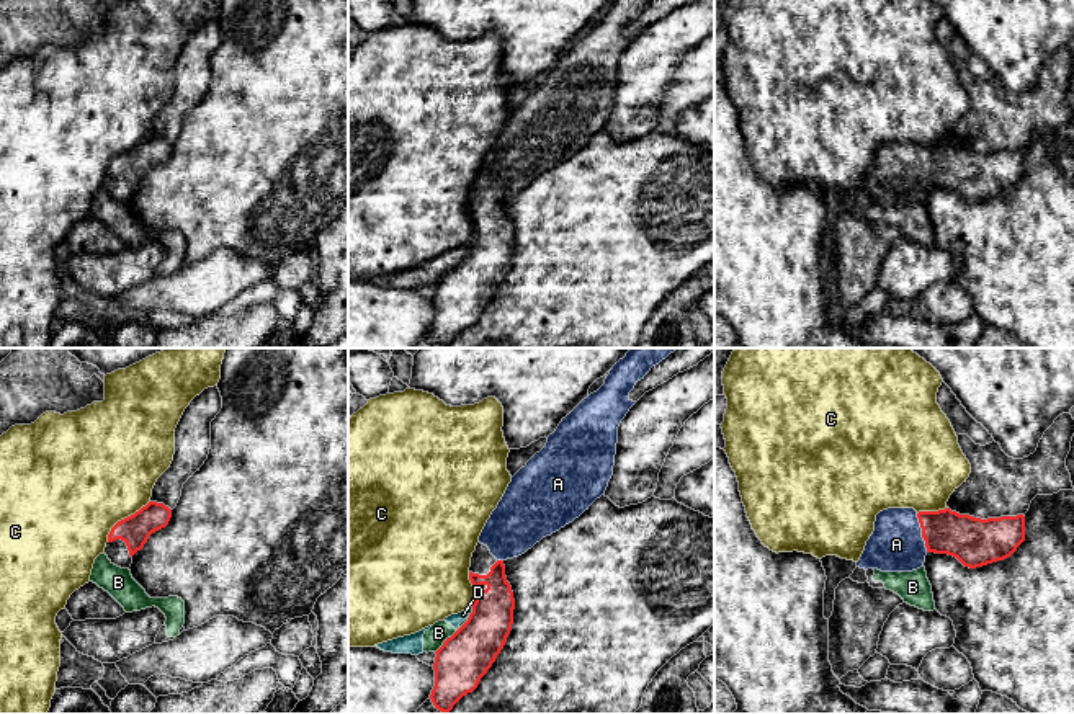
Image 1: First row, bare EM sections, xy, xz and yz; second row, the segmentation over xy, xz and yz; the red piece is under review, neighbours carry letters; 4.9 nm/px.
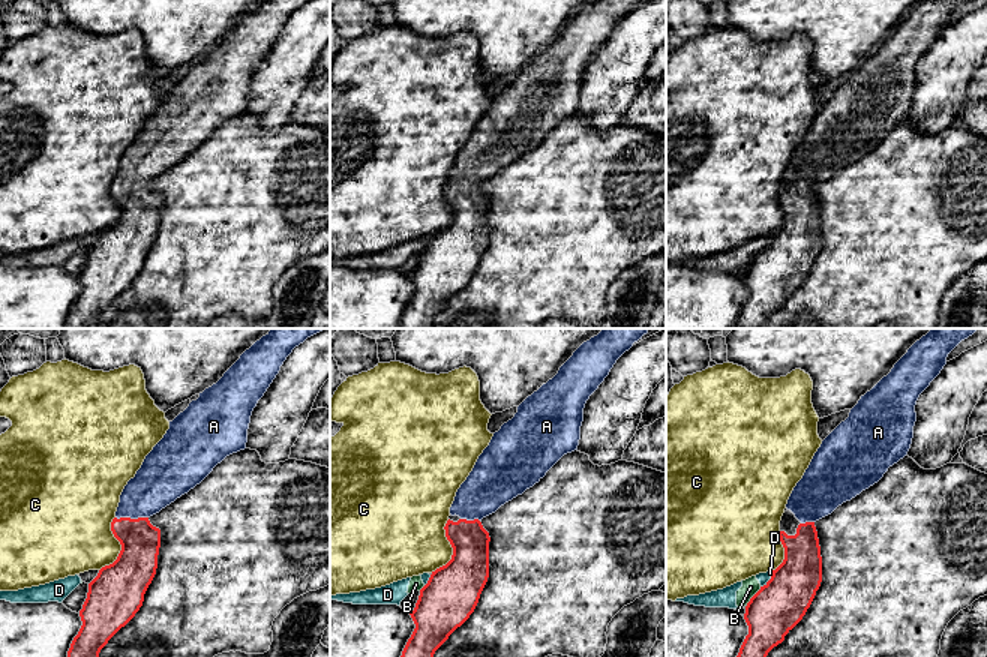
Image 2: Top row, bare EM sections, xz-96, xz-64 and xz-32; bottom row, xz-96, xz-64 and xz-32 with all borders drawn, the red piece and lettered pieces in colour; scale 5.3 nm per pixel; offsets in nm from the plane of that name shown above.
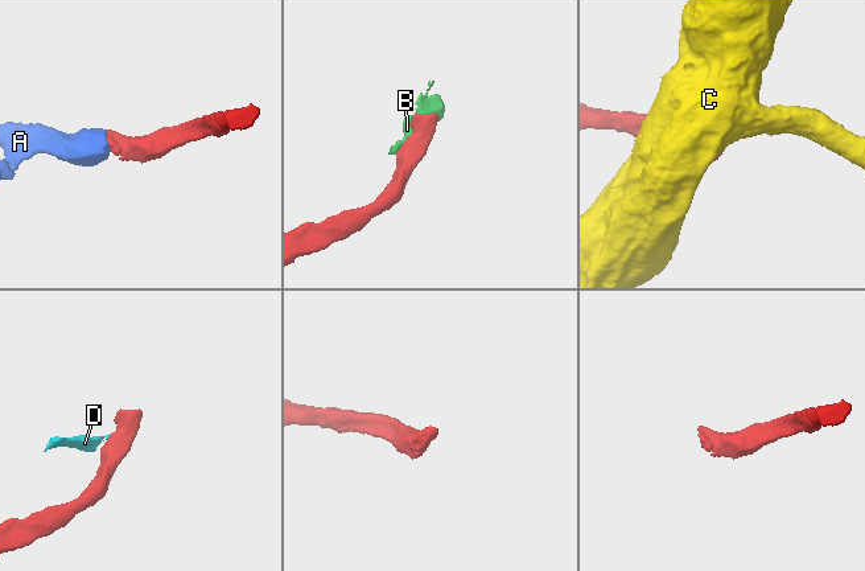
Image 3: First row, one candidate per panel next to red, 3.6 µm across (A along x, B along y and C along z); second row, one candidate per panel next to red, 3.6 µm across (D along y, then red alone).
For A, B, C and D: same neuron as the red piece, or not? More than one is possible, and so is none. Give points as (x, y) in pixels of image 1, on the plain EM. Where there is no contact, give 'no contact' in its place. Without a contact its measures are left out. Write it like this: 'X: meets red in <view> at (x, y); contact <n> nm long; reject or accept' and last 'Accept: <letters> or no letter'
A: meets red in yz at (922, 167); contact 200 nm long; accept
B: meets red in xz at (453, 268); contact 240 nm long; reject
C: meets red in xy at (125, 152); contact 300 nm long; reject
D: meets red in xz at (469, 250); contact 30 nm long; reject
Accept: A

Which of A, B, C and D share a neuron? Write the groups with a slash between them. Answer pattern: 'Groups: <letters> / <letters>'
Groups: A / B D / C

